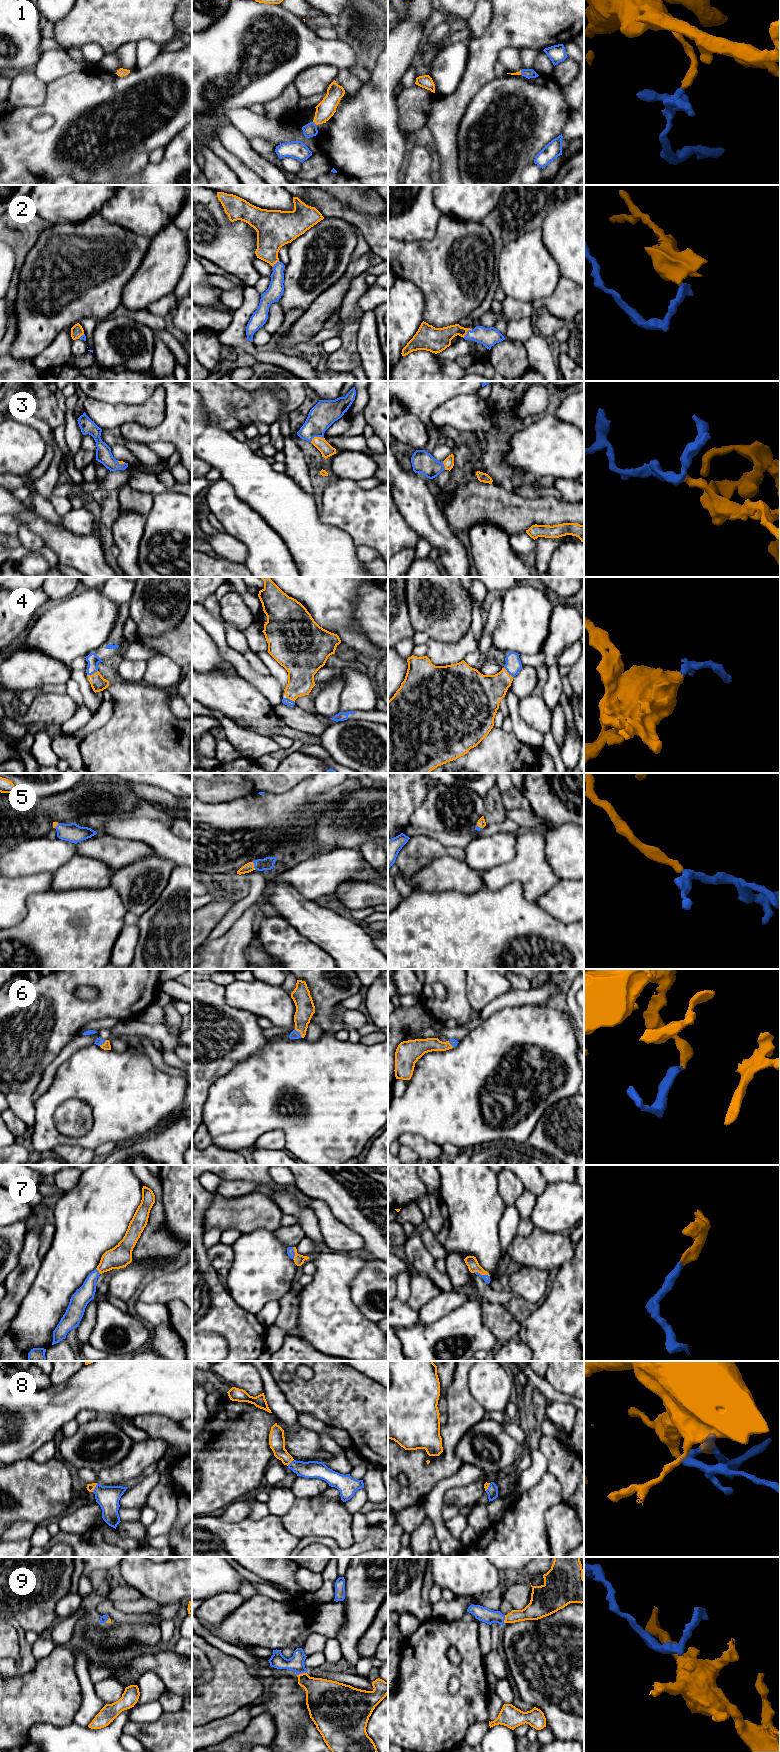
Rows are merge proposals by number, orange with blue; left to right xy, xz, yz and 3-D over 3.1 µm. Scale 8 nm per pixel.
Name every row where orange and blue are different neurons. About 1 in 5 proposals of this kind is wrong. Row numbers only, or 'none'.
none

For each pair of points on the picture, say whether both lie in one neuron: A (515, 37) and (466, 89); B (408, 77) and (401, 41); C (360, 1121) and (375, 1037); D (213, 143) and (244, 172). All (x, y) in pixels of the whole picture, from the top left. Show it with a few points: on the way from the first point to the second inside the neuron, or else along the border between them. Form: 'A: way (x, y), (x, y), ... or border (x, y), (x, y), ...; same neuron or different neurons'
A: way (500, 42), (481, 61), (480, 70), (477, 74); same neuron
B: border (411, 64), (402, 76), (400, 86); different neurons
C: border (359, 1041), (369, 1044), (377, 1043); different neurons
D: way (221, 151), (236, 165); same neuron

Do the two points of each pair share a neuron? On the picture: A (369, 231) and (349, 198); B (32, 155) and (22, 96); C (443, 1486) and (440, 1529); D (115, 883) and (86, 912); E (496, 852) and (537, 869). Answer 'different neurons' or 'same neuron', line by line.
A: different neurons
B: different neurons
C: same neuron
D: different neurons
E: different neurons

